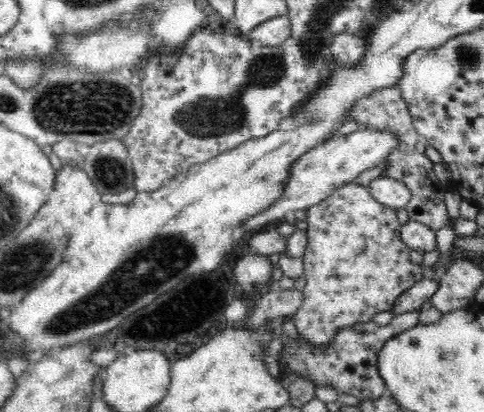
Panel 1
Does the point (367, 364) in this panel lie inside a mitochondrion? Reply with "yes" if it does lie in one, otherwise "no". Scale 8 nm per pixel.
no

